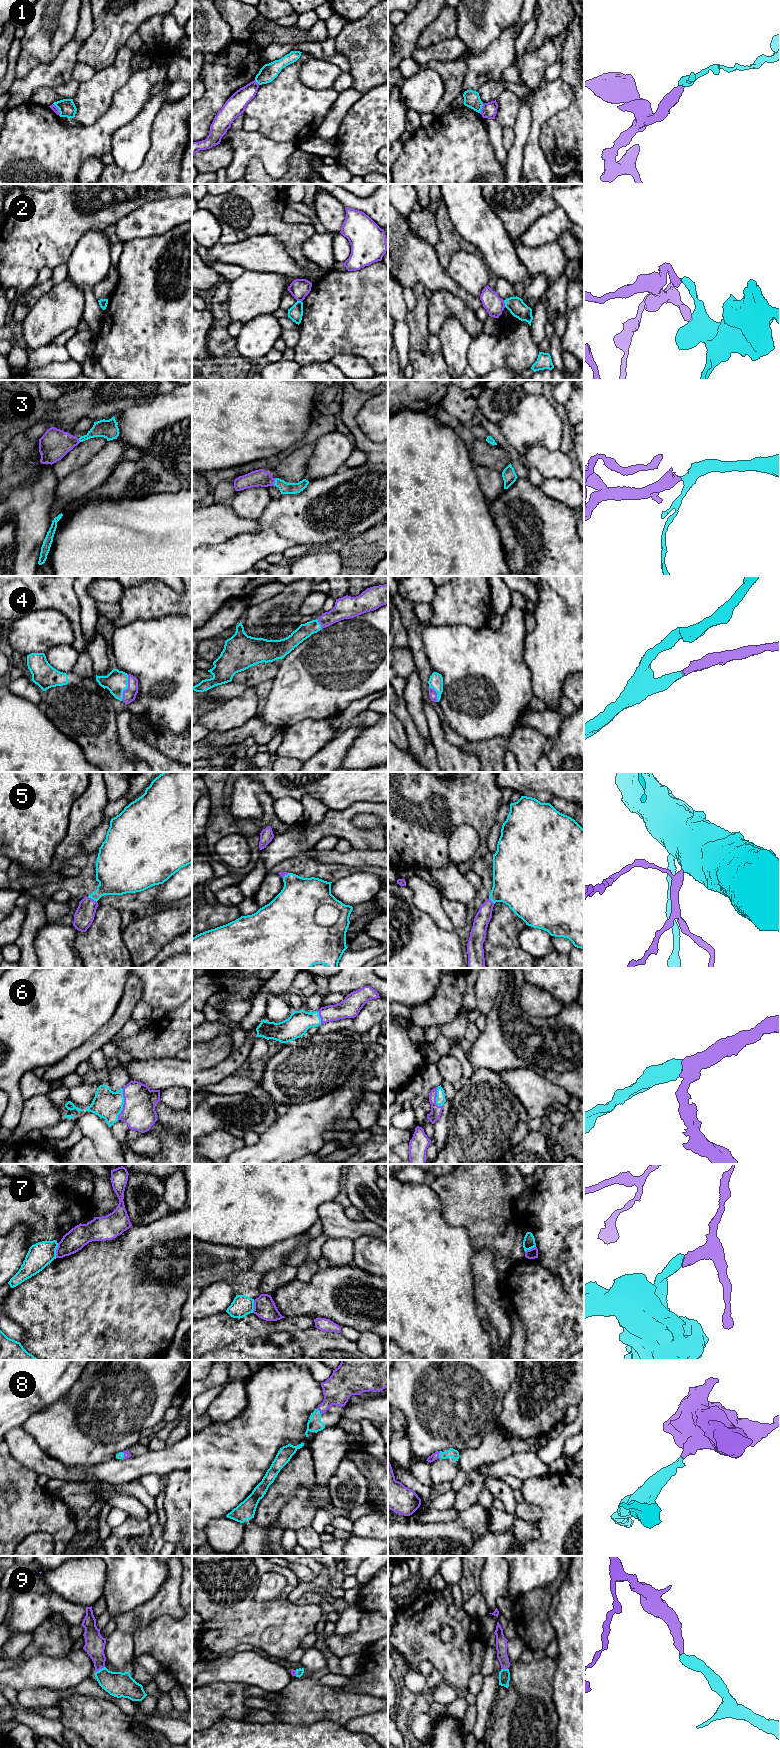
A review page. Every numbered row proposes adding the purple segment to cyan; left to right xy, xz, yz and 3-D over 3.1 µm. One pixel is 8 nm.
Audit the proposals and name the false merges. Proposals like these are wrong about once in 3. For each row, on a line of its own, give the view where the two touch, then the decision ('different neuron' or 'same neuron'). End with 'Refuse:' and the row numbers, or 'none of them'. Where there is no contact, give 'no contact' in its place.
1: contact in yz; different neuron
2: contact in yz; different neuron
3: contact in xz; same neuron
4: contact in xy; same neuron
5: contact in xy; same neuron
6: contact in xy; same neuron
7: contact in xy; different neuron
8: contact in yz; same neuron
9: contact in xy; same neuron
Refuse: 1, 2, 7

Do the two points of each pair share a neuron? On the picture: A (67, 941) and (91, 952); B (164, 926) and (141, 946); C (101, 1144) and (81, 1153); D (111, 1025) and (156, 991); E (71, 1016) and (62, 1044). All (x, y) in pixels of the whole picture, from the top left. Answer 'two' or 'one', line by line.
A: two
B: one
C: two
D: two
E: one

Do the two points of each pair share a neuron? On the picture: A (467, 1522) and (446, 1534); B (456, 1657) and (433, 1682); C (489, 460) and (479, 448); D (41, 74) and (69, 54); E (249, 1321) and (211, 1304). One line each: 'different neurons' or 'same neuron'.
A: same neuron
B: different neurons
C: same neuron
D: same neuron
E: different neurons

